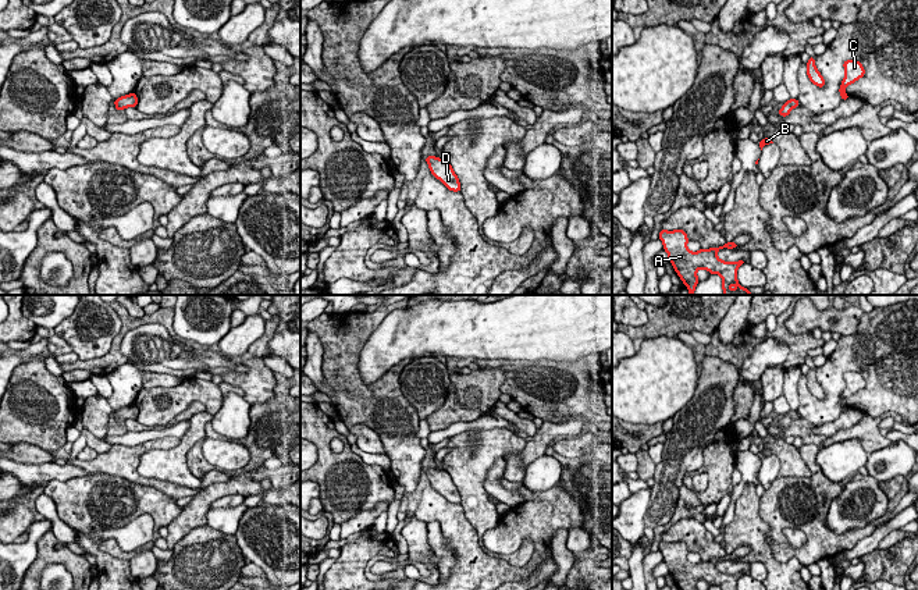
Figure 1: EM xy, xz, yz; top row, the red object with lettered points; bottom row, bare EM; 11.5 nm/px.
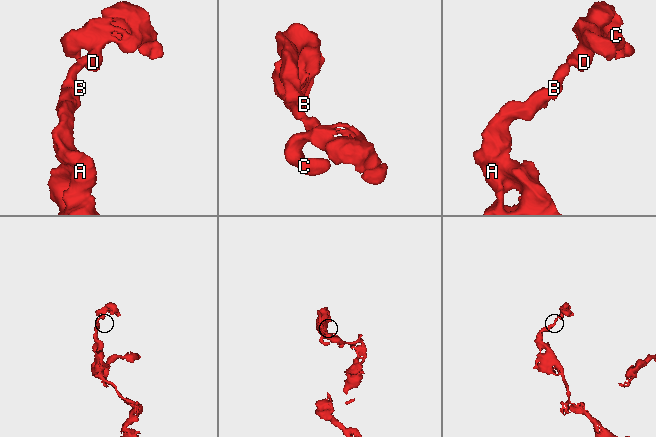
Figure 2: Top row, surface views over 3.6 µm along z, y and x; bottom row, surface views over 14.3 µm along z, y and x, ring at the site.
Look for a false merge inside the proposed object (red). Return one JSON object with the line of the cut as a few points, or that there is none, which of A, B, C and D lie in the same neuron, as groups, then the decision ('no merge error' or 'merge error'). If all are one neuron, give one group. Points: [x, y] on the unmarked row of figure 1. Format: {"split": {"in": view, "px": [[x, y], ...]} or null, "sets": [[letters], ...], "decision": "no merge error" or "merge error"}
{"split": null, "sets": [["A", "B", "C", "D"]], "decision": "no merge error"}

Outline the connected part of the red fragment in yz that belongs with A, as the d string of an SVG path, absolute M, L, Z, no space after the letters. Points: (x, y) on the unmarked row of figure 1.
M661 541L658 550L662 552L669 573L680 590L698 590L697 583L700 580L705 580L711 586L719 586L722 590L737 590L737 580L744 575L743 572L723 573L716 568L716 564L723 559L739 559L736 554L726 554L719 559L700 561L694 565L687 561L688 550L683 541Z

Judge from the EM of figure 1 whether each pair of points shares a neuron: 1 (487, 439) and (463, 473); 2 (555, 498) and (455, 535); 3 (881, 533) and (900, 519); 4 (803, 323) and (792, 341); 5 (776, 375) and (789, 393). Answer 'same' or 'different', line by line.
1: same
2: same
3: same
4: different
5: different

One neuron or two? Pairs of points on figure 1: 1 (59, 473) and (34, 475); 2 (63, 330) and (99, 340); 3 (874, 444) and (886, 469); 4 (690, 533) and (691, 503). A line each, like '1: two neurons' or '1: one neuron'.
1: one neuron
2: one neuron
3: two neurons
4: two neurons

